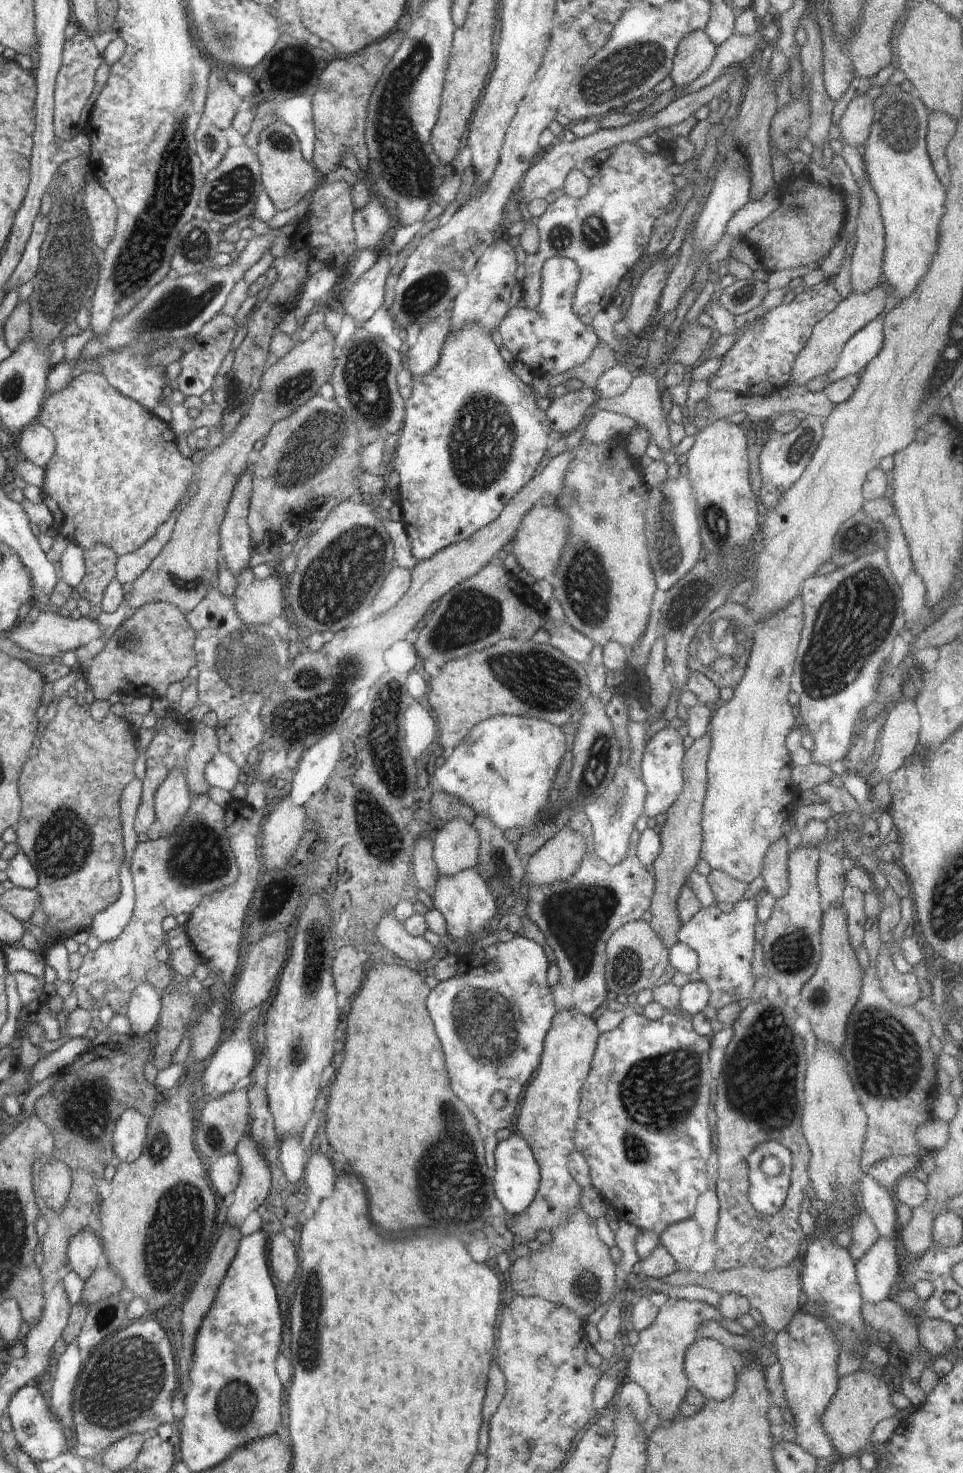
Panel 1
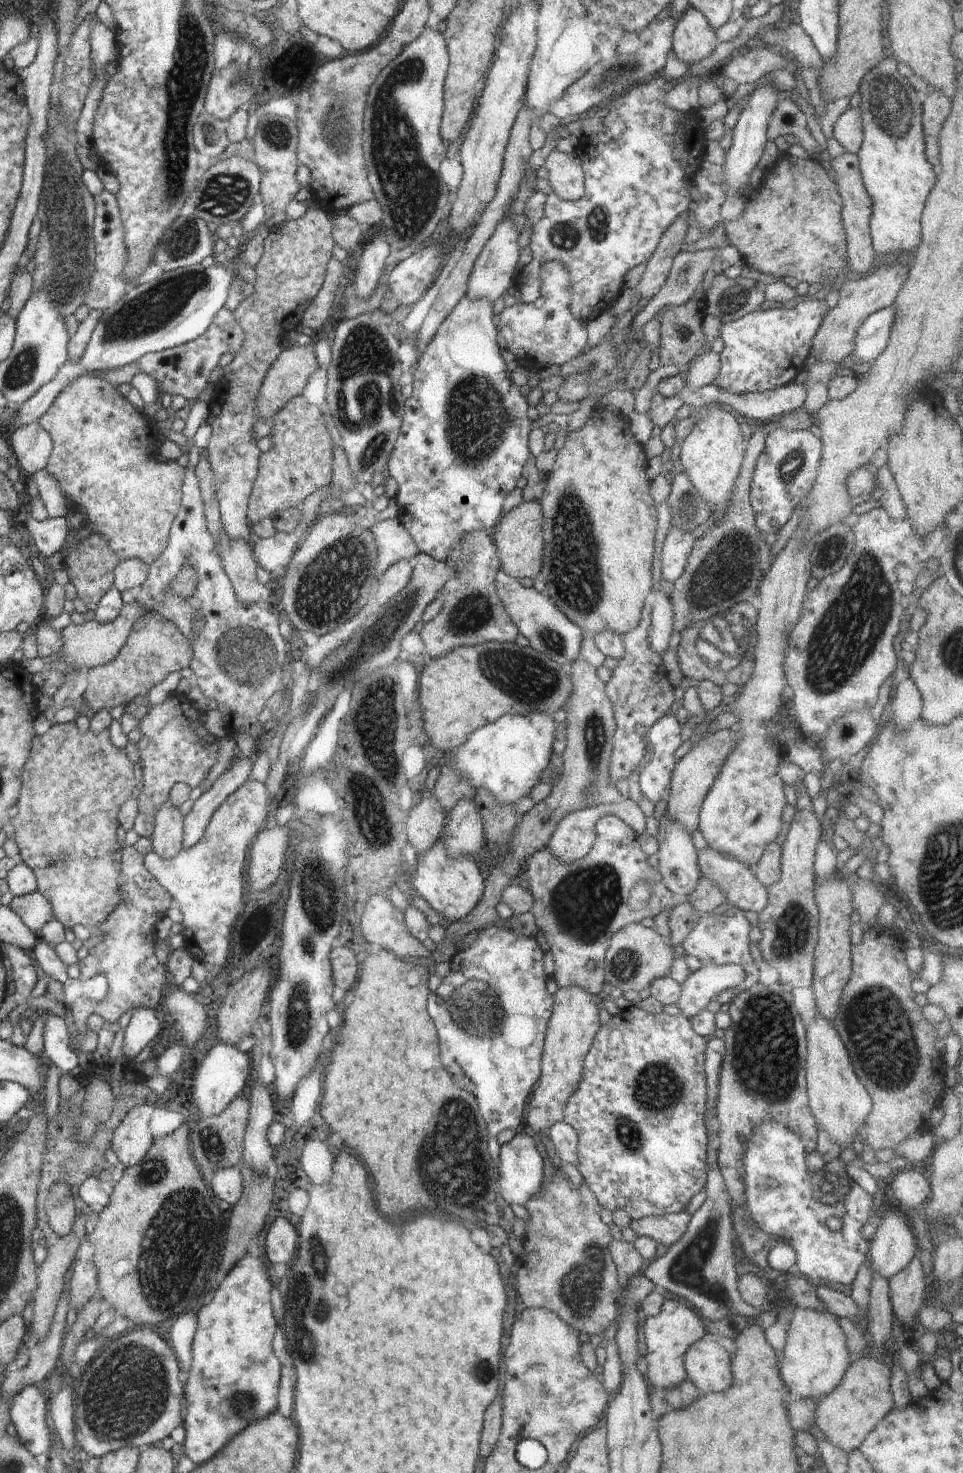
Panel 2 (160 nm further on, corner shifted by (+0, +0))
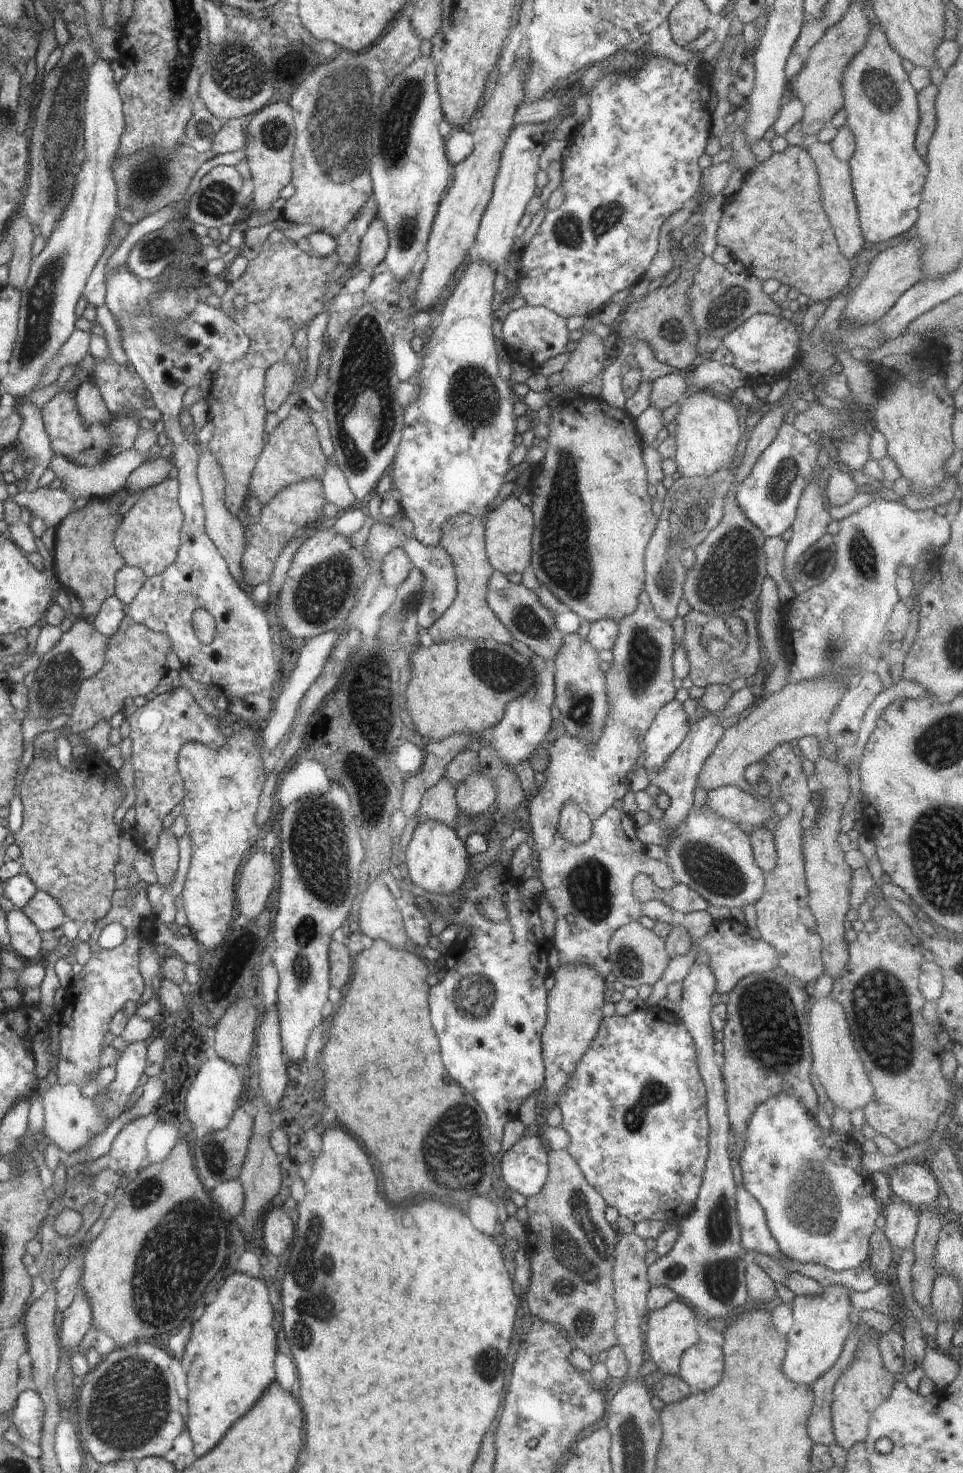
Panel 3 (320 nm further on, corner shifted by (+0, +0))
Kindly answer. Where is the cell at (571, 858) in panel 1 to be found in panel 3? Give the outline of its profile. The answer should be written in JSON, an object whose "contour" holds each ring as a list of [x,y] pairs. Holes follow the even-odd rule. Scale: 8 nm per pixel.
{"contour":[[[568,801],[561,808],[558,830],[569,843],[582,844],[591,837],[592,821],[576,801]]]}

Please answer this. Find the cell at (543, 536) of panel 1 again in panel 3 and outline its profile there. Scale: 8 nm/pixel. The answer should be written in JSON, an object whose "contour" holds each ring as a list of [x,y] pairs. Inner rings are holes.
{"contour":[[[510,495],[498,500],[484,518],[485,551],[495,571],[503,575],[518,572],[522,574],[531,565],[532,535],[534,517],[530,507],[524,506],[518,497]]]}

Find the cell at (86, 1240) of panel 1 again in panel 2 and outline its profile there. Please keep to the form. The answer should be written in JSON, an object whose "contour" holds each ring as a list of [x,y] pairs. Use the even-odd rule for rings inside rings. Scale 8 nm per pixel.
{"contour":[[[76,1258],[69,1282],[69,1304],[79,1313],[88,1302],[98,1295],[97,1268],[90,1260]]]}

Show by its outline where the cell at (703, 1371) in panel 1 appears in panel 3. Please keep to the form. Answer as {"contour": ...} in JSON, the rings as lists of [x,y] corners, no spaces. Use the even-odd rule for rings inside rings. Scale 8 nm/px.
{"contour":[[[700,1341],[681,1356],[678,1376],[690,1388],[710,1390],[720,1382],[724,1365],[721,1347]]]}

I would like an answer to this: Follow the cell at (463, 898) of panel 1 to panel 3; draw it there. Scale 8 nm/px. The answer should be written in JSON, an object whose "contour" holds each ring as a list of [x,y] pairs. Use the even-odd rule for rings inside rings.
{"contour":[[[434,819],[420,821],[397,866],[408,871],[410,880],[429,893],[447,895],[461,887],[470,870],[471,855],[466,851],[465,840],[458,838],[454,828]]]}

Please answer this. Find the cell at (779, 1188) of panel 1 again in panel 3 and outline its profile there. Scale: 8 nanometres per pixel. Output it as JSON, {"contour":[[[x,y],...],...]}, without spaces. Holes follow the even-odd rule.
{"contour":[[[784,1093],[776,1096],[771,1096],[762,1104],[756,1107],[756,1110],[750,1115],[748,1121],[747,1134],[745,1136],[744,1148],[739,1156],[740,1168],[742,1169],[743,1179],[742,1186],[757,1200],[762,1210],[765,1212],[767,1227],[773,1236],[773,1239],[778,1243],[778,1248],[790,1260],[804,1263],[816,1263],[824,1265],[832,1272],[842,1272],[852,1267],[857,1267],[868,1262],[869,1258],[869,1238],[870,1235],[877,1229],[876,1219],[880,1216],[883,1206],[877,1198],[874,1191],[868,1190],[868,1180],[865,1173],[857,1166],[857,1158],[853,1152],[847,1149],[847,1144],[854,1144],[850,1132],[848,1134],[837,1132],[835,1129],[830,1129],[828,1132],[820,1127],[818,1121],[809,1115],[809,1110],[801,1103],[801,1100],[796,1096]]]}

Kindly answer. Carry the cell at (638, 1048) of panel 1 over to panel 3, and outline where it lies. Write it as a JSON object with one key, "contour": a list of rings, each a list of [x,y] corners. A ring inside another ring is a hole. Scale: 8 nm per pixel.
{"contour":[[[656,1005],[648,1006],[646,1010],[637,1009],[626,1016],[615,1014],[611,1017],[603,1017],[598,1034],[592,1039],[588,1050],[580,1059],[567,1084],[560,1089],[556,1105],[563,1116],[561,1127],[570,1137],[567,1146],[568,1154],[580,1167],[588,1184],[593,1186],[594,1190],[606,1201],[607,1206],[614,1207],[620,1215],[626,1216],[635,1224],[648,1219],[666,1222],[666,1220],[676,1218],[678,1214],[686,1216],[690,1212],[686,1206],[694,1206],[703,1183],[705,1164],[709,1155],[710,1127],[707,1117],[707,1090],[699,1073],[694,1039],[680,1019],[676,1016],[664,1015]],[[638,1104],[646,1106],[646,1112],[642,1118],[644,1122],[640,1126],[638,1126]]]}

